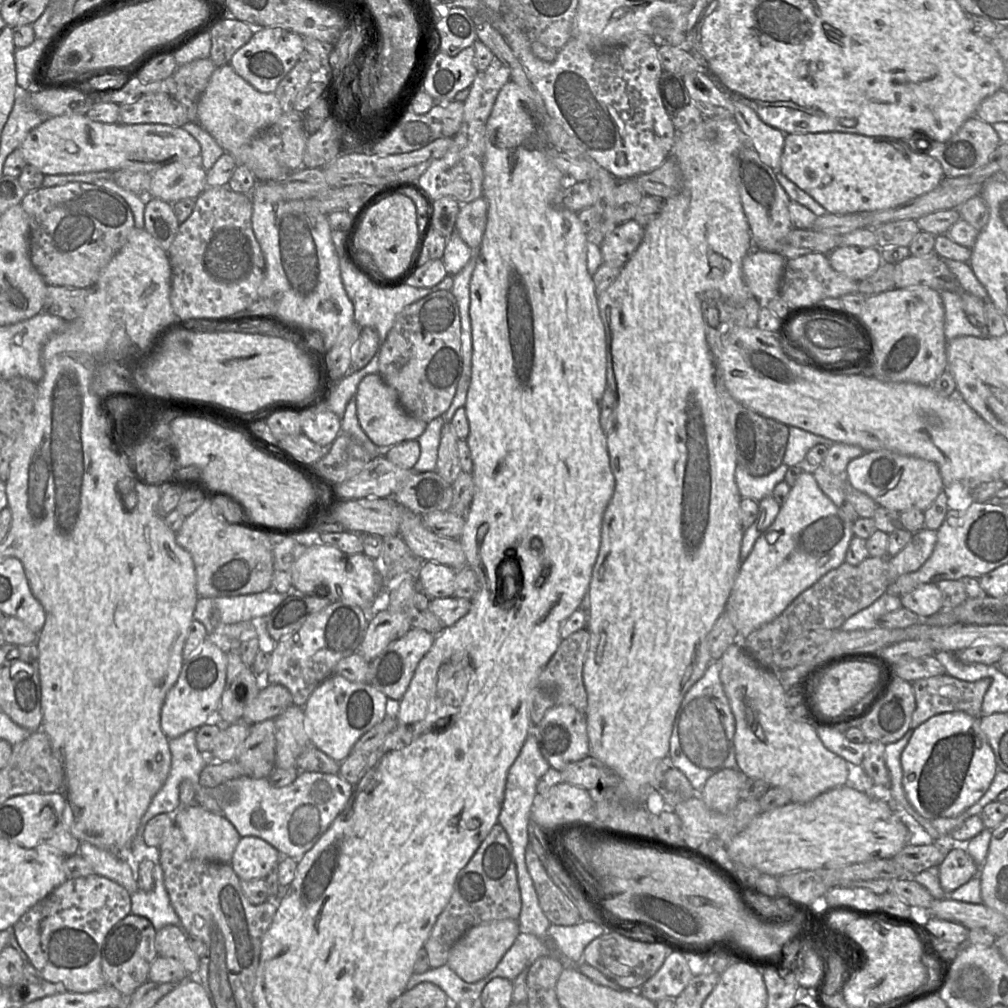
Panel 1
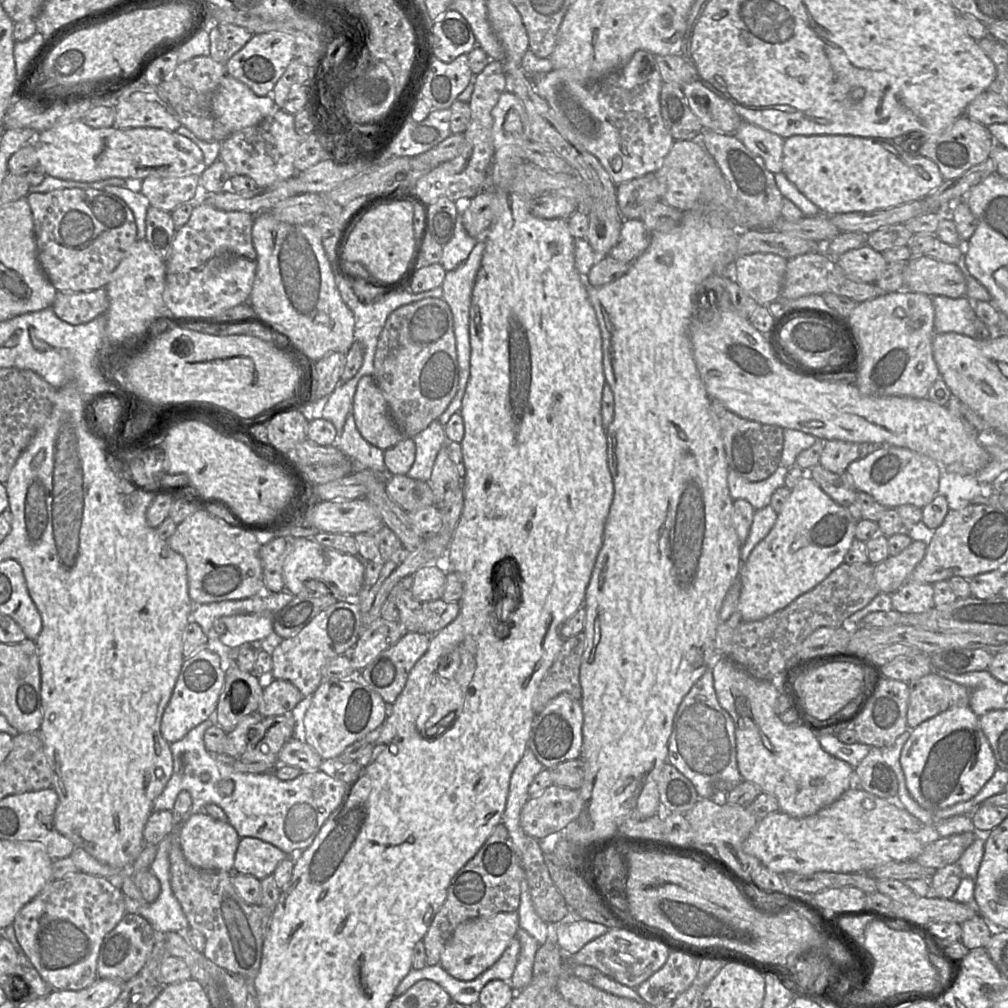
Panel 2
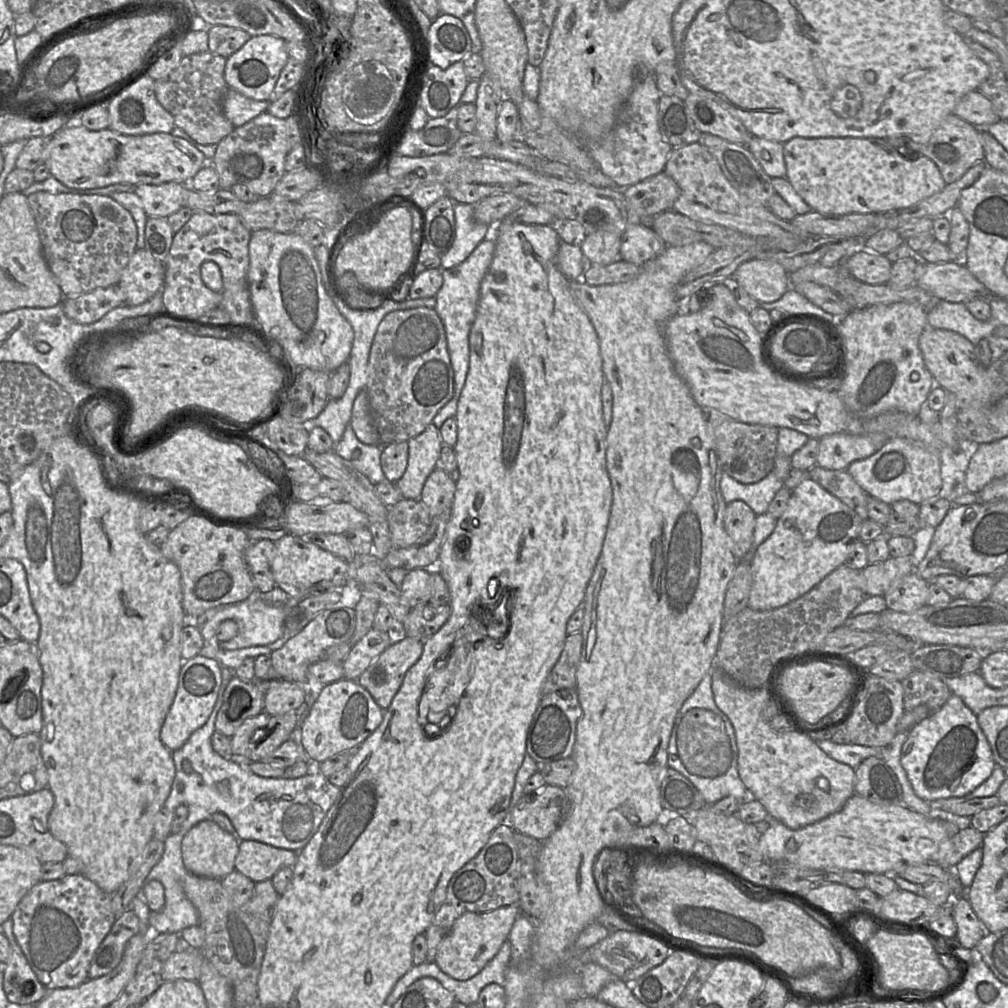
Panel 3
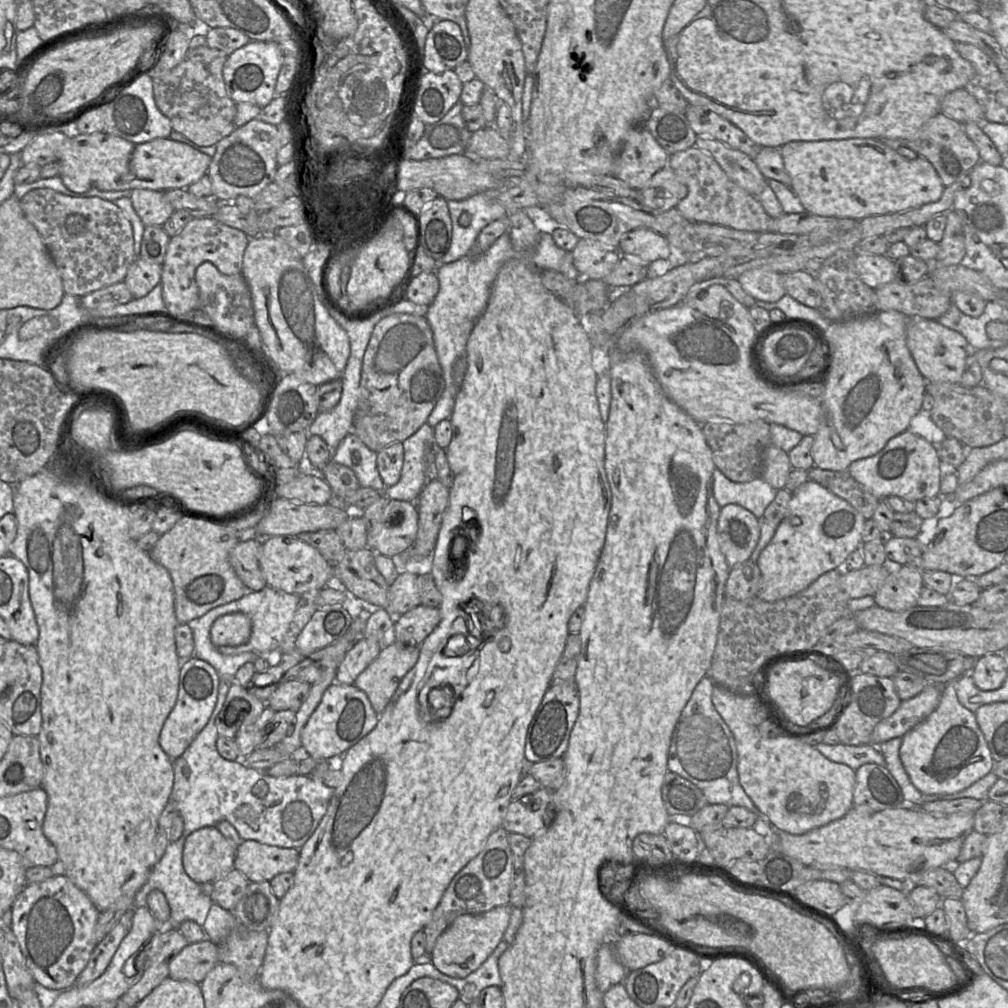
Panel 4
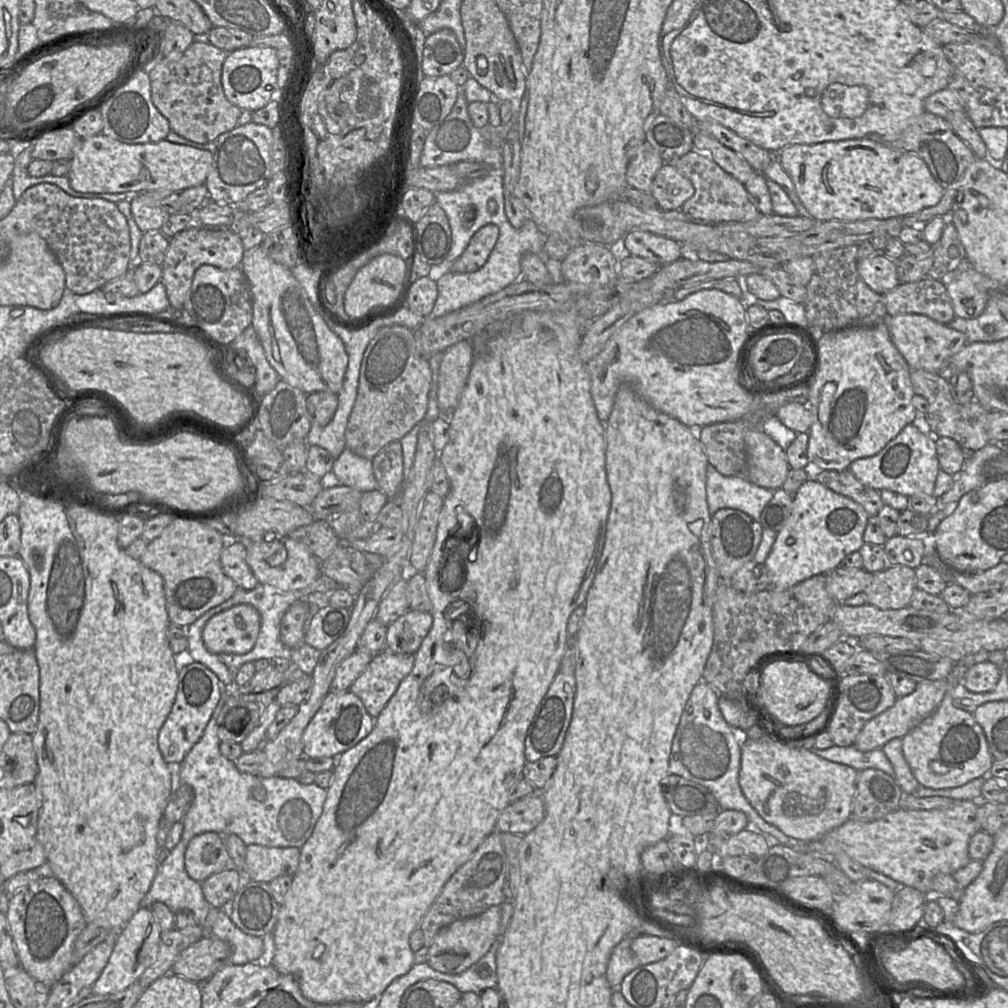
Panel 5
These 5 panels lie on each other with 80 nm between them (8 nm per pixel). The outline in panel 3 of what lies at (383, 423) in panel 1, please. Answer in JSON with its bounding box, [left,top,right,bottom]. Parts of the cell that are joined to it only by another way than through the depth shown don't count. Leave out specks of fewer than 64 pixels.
[349,386,380,445]

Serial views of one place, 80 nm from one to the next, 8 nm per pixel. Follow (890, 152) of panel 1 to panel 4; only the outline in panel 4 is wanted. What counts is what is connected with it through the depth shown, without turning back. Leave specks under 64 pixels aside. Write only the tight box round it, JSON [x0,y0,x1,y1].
[780,138,944,220]

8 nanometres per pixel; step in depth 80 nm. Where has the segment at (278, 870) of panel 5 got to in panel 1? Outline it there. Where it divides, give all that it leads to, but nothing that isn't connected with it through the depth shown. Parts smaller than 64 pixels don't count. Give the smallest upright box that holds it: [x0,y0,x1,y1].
[231,837,283,880]

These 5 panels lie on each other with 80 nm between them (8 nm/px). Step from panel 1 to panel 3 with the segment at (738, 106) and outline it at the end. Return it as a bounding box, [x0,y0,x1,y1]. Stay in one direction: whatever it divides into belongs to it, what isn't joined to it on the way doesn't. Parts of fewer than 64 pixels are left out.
[747,137,786,178]

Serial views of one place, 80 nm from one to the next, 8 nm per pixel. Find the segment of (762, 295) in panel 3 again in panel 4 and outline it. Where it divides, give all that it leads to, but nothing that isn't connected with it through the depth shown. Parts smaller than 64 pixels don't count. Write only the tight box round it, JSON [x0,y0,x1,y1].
[737,268,786,303]

